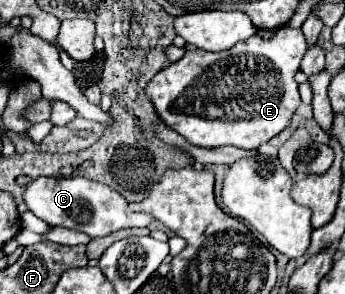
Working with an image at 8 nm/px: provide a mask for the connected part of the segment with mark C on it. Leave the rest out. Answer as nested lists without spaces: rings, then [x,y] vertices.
[[[38,177],[30,181],[24,189],[24,203],[28,209],[42,221],[46,221],[52,227],[66,227],[80,233],[86,233],[90,237],[102,237],[110,235],[124,227],[148,227],[154,217],[146,213],[134,213],[128,209],[128,203],[122,195],[114,193],[114,189],[84,179],[54,179],[54,177]]]

